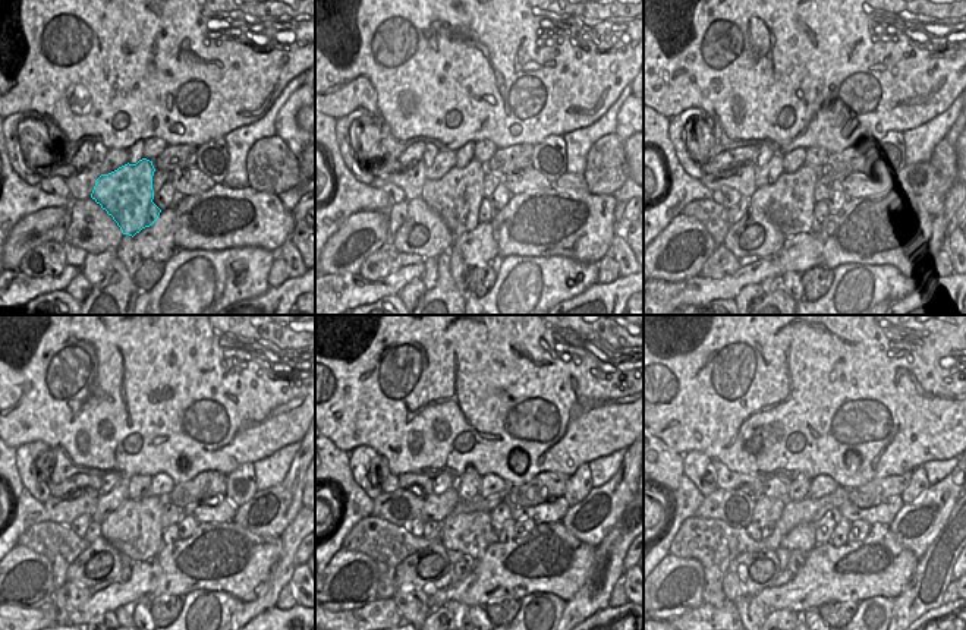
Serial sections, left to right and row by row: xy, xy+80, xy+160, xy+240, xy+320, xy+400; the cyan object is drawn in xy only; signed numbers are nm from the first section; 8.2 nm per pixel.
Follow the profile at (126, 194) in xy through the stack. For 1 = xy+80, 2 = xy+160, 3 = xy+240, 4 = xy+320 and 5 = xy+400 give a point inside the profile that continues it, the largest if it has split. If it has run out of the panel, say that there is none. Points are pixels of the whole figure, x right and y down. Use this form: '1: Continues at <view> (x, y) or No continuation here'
1: Continues at xy+80 (458, 197)
2: Continues at xy+160 (789, 201)
3: Continues at xy+240 (134, 529)
4: Continues at xy+320 (471, 534)
5: Continues at xy+400 (802, 538)

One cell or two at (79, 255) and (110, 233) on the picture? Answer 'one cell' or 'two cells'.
two cells

